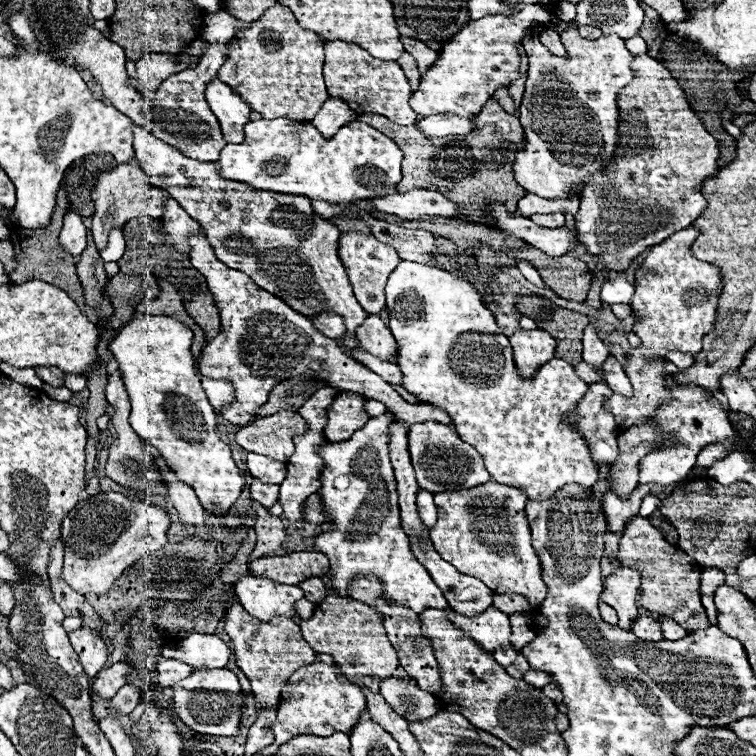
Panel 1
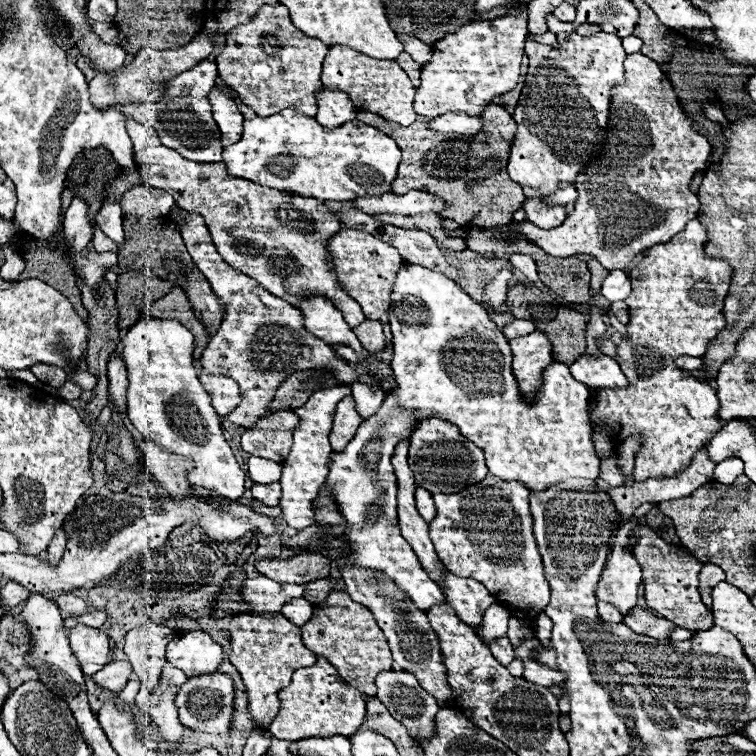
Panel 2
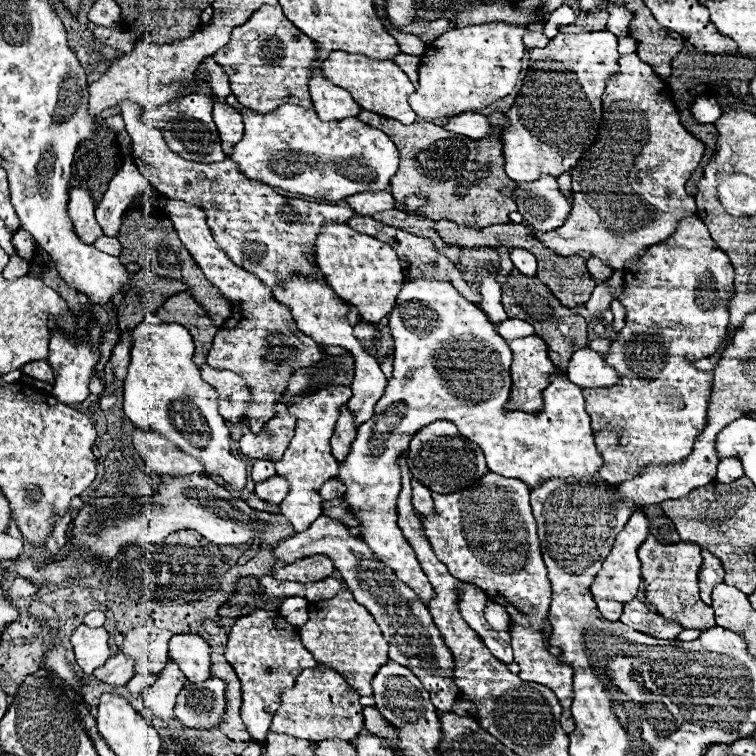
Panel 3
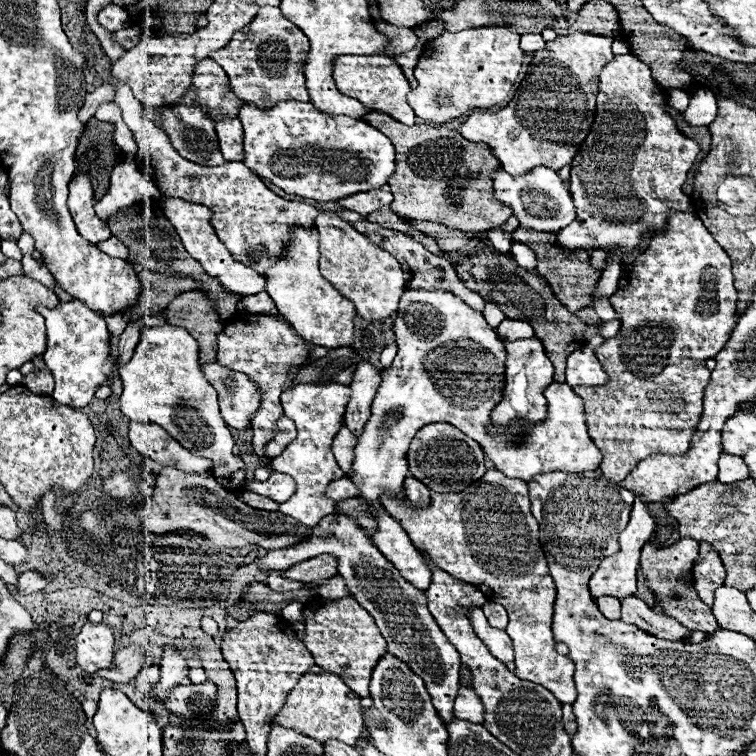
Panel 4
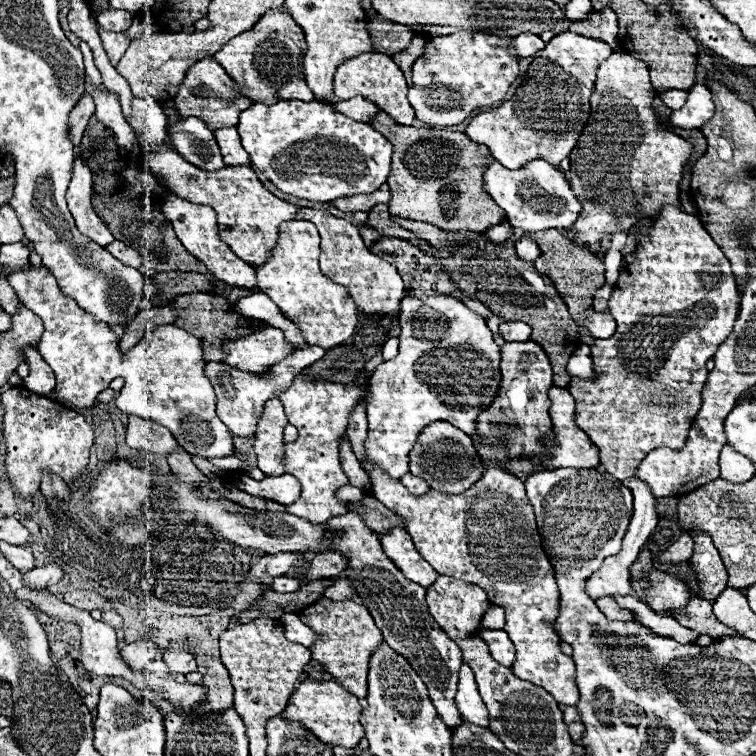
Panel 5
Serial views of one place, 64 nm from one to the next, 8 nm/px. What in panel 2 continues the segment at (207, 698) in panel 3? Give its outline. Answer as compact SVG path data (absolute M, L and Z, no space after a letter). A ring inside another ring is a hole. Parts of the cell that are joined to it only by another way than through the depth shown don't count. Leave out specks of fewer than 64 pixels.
M212 672L208 676L198 676L188 680L180 686L180 692L176 696L176 708L180 722L196 732L208 732L208 734L226 734L230 728L232 708L234 708L234 696L232 696L232 678Z

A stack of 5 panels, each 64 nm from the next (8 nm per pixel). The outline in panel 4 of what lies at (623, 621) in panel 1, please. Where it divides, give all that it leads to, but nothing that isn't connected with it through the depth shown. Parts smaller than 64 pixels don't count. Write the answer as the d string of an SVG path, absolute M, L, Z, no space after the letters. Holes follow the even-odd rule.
M636 496L634 508L630 514L630 522L628 522L626 530L620 534L620 550L616 554L608 556L590 578L590 594L594 598L600 598L600 596L624 598L624 596L636 594L636 568L640 562L640 550L648 542L652 532L654 532L654 518L648 510L648 502L642 496Z

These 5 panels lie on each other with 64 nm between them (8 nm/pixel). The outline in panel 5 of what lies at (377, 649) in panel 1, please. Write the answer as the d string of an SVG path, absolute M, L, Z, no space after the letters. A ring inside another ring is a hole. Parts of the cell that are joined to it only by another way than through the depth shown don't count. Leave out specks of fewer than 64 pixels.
M320 598L316 604L300 612L300 620L318 634L318 640L312 646L312 658L320 660L326 666L326 672L330 672L332 678L348 688L348 692L352 692L356 698L366 698L366 668L372 656L370 652L382 642L382 634L370 612L352 600L332 602L328 598Z

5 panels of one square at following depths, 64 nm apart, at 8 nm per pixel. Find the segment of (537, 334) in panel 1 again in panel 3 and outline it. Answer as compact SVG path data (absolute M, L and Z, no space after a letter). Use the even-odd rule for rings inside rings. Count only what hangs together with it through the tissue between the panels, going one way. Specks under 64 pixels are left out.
M526 336L526 338L516 338L510 342L512 350L512 364L510 364L510 378L512 378L512 394L510 400L506 402L508 410L522 410L528 414L538 414L544 406L542 400L542 390L550 384L550 376L554 372L554 366L548 358L546 344L540 336Z

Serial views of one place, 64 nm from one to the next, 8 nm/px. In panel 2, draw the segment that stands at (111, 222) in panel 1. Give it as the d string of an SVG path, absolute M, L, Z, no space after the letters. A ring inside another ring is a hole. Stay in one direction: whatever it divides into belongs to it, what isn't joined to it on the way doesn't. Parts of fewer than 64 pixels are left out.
M138 184L128 190L122 198L124 214L140 214L140 216L166 216L174 206L172 196L152 188L148 184ZM96 228L92 246L94 246L94 250L98 250L98 252L112 252L112 250L117 249L115 242L108 238L106 234L102 234L100 228Z

